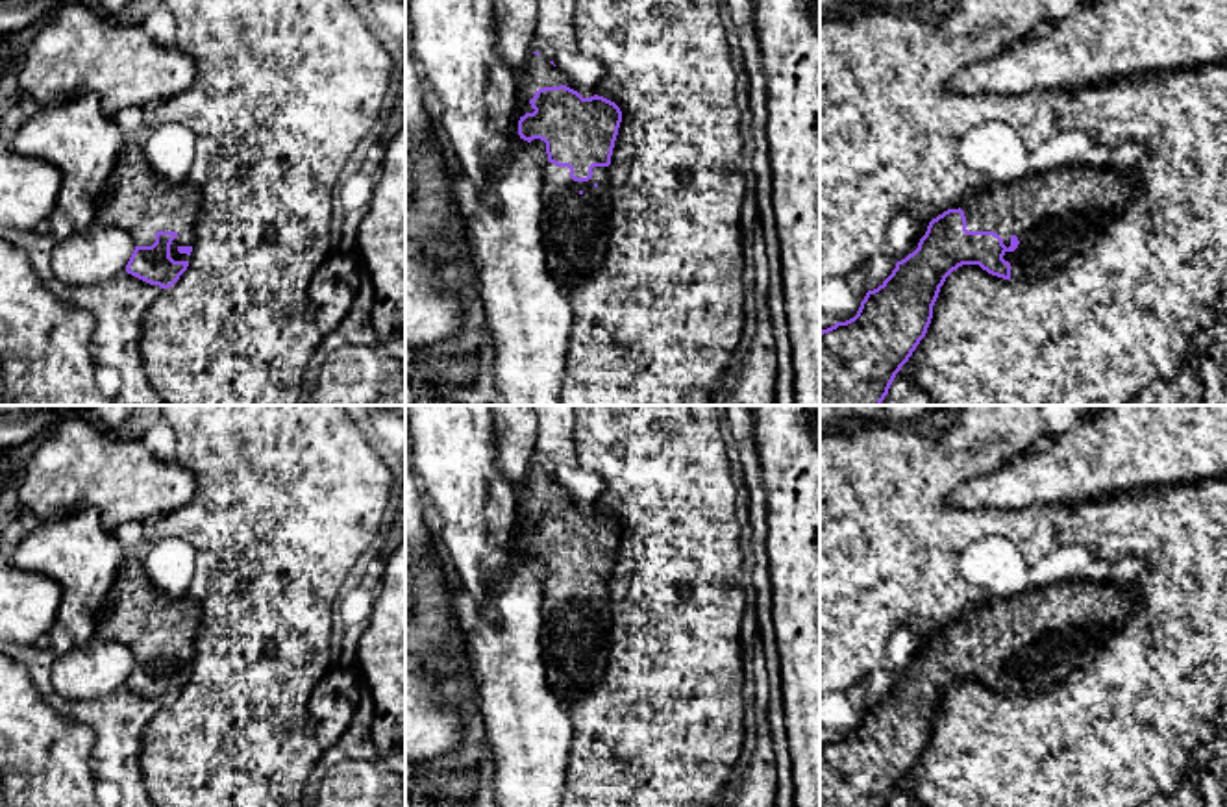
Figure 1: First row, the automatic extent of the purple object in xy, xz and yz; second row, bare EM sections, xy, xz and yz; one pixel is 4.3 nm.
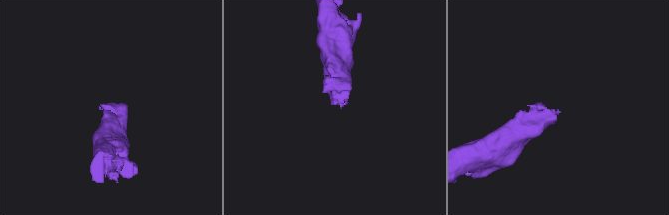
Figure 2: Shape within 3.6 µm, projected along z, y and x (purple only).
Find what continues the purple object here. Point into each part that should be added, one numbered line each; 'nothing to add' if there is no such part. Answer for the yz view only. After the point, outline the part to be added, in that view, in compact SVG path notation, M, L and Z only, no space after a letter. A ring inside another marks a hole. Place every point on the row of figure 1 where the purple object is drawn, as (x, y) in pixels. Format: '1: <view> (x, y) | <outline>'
1: yz (1055, 213) | M1070 163L973 191L962 200L961 209L968 231L994 231L1007 248L1010 237L1018 237L1018 248L1007 250L1003 259L1010 263L1010 279L1025 279L1044 278L1103 241L1105 231L1123 215L1133 192L1134 183L1125 170L1109 163Z

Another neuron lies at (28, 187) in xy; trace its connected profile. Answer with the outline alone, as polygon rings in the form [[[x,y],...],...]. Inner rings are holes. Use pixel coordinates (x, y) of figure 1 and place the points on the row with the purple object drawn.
[[[0,143],[0,231],[35,230],[57,202],[61,172]]]

